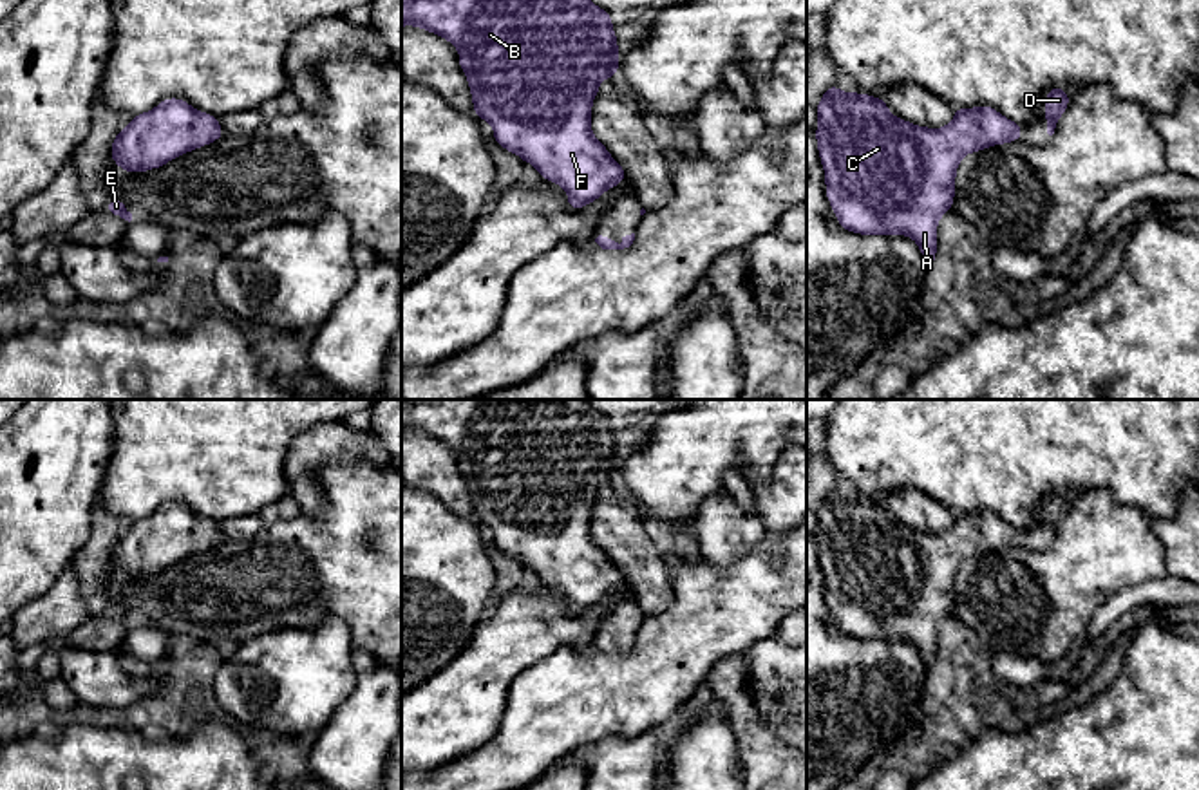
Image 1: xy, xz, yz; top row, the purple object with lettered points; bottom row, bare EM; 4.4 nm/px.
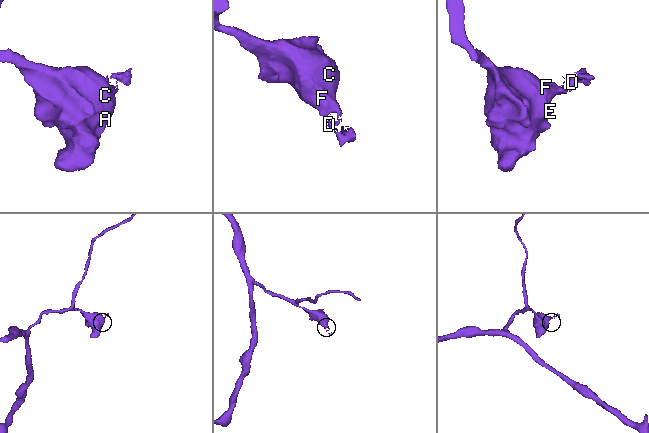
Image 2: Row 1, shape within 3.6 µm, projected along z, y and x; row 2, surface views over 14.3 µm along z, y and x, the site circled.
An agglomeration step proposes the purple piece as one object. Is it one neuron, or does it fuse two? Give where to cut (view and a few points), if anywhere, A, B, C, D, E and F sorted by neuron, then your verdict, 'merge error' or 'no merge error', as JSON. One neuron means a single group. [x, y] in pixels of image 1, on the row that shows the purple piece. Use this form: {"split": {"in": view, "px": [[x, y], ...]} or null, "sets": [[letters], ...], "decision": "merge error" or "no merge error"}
{"split": null, "sets": [["A", "B", "C", "D", "E", "F"]], "decision": "no merge error"}

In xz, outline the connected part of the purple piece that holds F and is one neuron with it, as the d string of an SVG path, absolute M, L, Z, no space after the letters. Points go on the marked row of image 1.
M401 0L401 27L416 25L432 34L443 36L461 54L458 58L472 94L474 114L494 128L494 141L505 150L519 155L537 168L543 179L561 184L568 193L568 208L579 210L597 201L606 190L628 179L628 172L611 157L608 148L591 132L591 105L599 94L599 85L618 72L620 51L617 33L611 27L611 14L597 7L591 0Z

